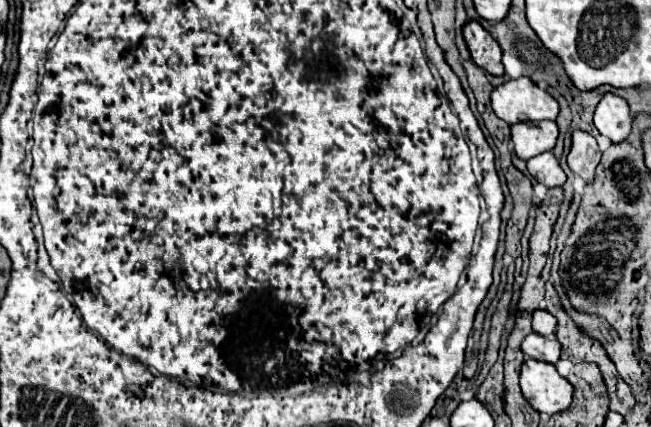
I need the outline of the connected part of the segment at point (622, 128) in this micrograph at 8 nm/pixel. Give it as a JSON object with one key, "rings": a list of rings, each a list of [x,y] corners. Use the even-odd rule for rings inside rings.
{"rings":[[[605,93],[595,109],[595,127],[599,129],[599,133],[609,137],[613,143],[619,143],[627,139],[631,125],[633,115],[629,103],[615,93]]]}

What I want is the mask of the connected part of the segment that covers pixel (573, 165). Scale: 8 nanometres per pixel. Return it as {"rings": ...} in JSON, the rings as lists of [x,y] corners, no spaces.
{"rings":[[[573,131],[573,145],[567,157],[569,169],[575,175],[583,177],[585,183],[593,183],[599,161],[601,161],[601,151],[597,147],[597,141],[585,131]]]}

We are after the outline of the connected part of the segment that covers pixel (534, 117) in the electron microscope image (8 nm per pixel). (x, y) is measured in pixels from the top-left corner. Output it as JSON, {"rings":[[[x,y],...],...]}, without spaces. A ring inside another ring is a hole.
{"rings":[[[527,77],[509,79],[495,87],[491,93],[491,105],[497,117],[509,125],[555,119],[559,115],[559,103]]]}

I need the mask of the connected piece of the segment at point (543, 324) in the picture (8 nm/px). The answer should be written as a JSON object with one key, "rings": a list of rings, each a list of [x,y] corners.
{"rings":[[[537,309],[533,311],[533,331],[545,337],[553,337],[557,329],[557,317],[553,317],[549,311],[545,309]]]}

